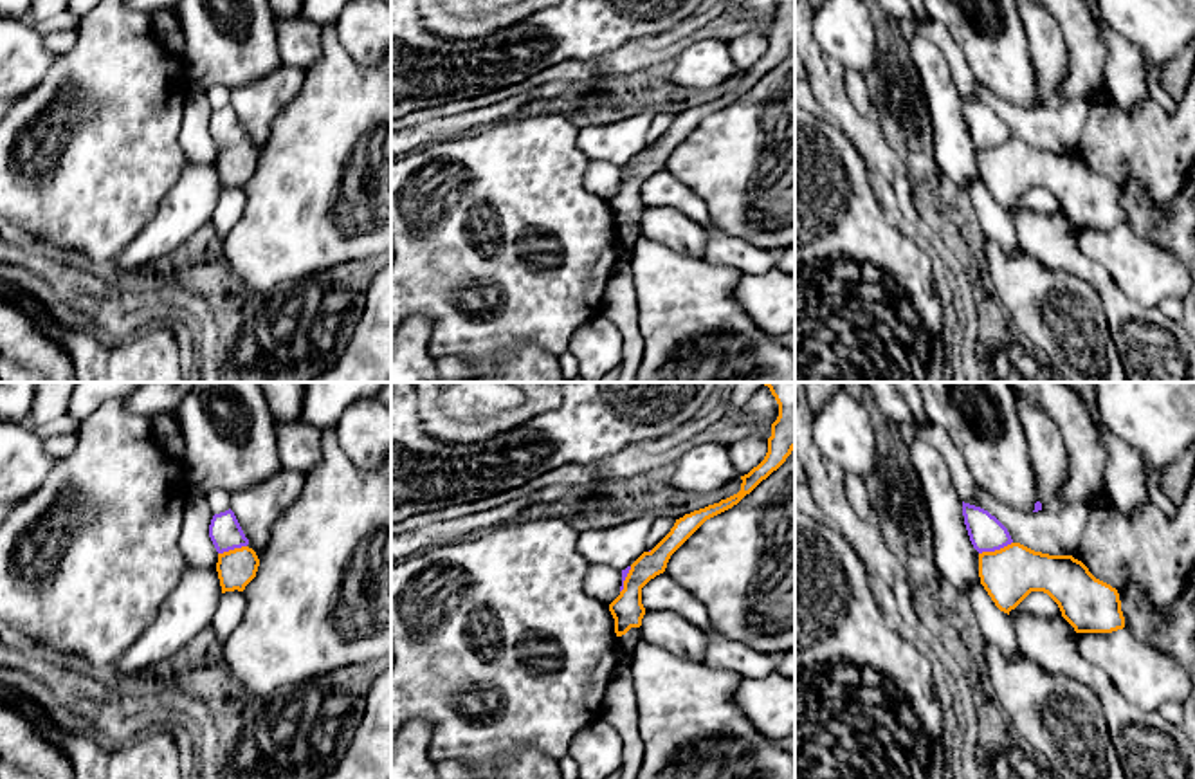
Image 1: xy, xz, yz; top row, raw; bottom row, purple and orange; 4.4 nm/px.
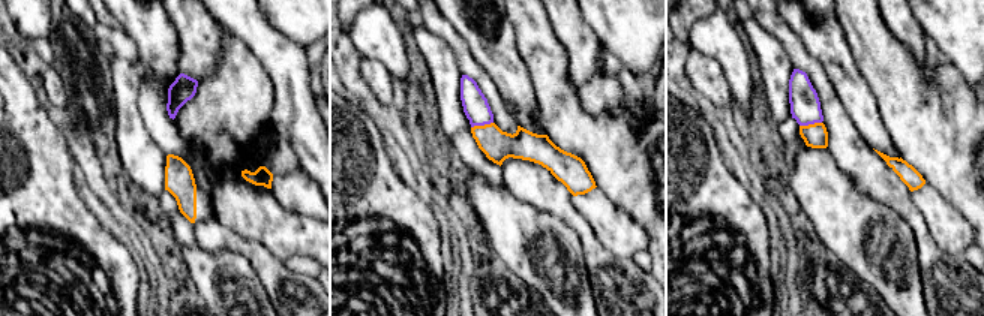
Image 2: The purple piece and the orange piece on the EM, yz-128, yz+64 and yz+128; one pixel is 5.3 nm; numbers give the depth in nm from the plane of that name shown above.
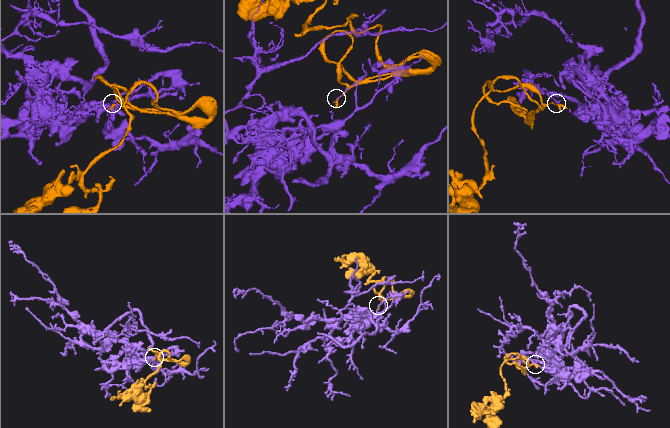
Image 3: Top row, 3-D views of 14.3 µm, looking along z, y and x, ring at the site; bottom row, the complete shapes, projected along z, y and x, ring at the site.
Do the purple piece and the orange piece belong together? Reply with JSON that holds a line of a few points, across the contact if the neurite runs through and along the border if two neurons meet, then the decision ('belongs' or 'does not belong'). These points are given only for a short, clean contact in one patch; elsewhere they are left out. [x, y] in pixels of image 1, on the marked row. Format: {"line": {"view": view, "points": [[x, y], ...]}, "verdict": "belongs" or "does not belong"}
{"line": {"view": "yz", "points": [[1012, 541], [979, 554]]}, "verdict": "does not belong"}

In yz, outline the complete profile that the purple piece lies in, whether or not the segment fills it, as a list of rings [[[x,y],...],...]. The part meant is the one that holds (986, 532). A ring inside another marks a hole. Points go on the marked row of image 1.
[[[962,501],[964,525],[973,548],[995,552],[1013,543],[1008,528],[988,510]]]

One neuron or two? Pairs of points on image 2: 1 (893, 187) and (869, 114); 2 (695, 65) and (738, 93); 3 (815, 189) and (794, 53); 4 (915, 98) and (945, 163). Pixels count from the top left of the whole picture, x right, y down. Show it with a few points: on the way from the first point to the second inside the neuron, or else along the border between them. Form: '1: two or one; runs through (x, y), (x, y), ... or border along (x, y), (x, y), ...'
1: two; border along (860, 135), (908, 186)
2: two; border along (708, 56), (720, 66), (732, 98)
3: two; border along (827, 147), (836, 165), (848, 175)
4: one; runs through (929, 114), (945, 132), (945, 147)

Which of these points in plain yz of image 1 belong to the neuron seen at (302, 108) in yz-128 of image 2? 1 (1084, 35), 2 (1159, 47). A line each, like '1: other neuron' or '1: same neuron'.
1: other neuron
2: other neuron

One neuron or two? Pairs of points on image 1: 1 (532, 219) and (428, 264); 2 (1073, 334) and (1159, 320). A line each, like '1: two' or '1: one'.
1: one
2: two

